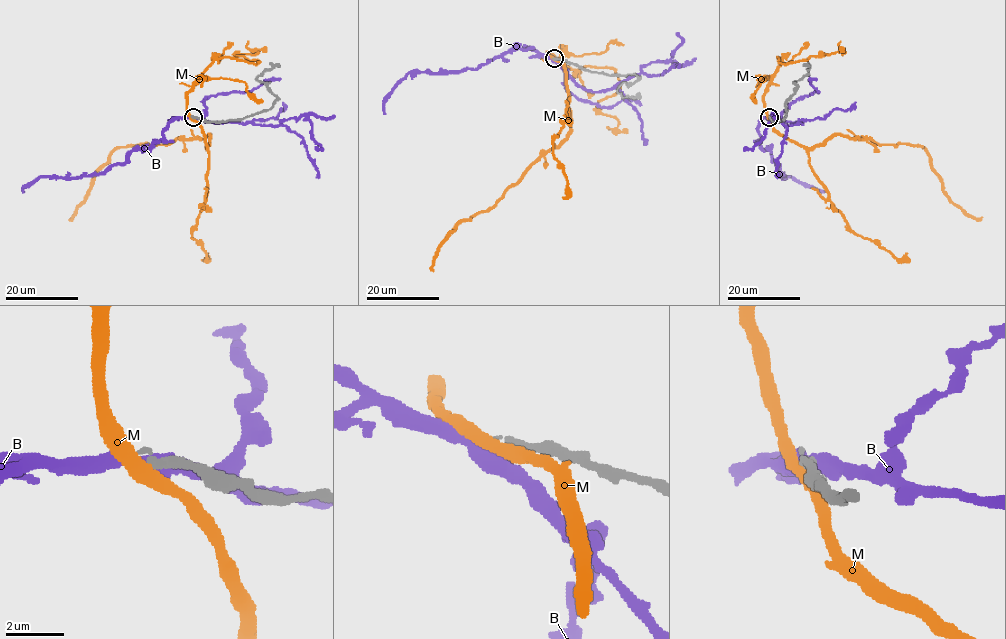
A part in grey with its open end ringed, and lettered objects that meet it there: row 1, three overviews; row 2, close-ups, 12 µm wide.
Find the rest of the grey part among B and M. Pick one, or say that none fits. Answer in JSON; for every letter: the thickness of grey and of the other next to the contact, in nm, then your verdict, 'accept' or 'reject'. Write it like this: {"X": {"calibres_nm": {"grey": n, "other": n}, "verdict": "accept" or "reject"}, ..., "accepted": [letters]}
{"B": {"calibres_nm": {"grey": 400, "other": 480}, "verdict": "reject"}, "M": {"calibres_nm": {"grey": 360, "other": 440}, "verdict": "reject"}, "accepted": []}

